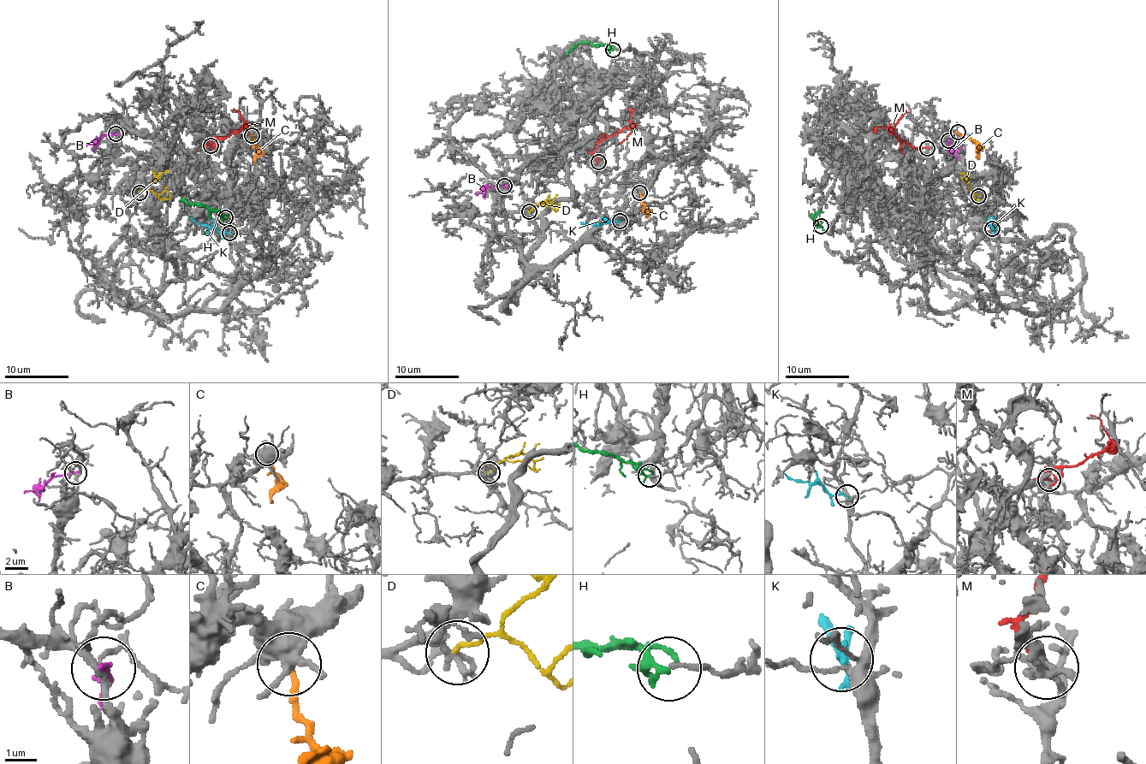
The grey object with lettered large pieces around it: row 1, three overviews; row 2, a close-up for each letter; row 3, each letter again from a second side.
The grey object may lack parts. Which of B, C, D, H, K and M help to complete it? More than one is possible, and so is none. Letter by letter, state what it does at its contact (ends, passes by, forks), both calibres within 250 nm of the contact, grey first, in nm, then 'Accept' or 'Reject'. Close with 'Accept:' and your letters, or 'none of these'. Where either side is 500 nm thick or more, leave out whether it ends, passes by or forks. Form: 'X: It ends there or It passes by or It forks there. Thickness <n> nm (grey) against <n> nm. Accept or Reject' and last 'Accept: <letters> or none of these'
B: It ends there. Thickness 180 nm (grey) against 200 nm. Reject
C: It ends there. Thickness 380 nm (grey) against 140 nm. Reject
D: It ends there. Thickness 220 nm (grey) against 120 nm. Reject
H: It ends there. Thickness 160 nm (grey) against 280 nm. Reject
K: It ends there. Thickness 280 nm (grey) against 180 nm. Reject
M: It ends there. Thickness 200 nm (grey) against 200 nm. Reject
Accept: none of these

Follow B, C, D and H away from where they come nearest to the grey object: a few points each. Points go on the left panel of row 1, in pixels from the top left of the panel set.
B: (115, 134), (103, 136), (94, 152)
C: (252, 134), (258, 147), (253, 163)
D: (139, 192), (149, 188), (157, 197), (167, 190), (169, 199)
H: (226, 218), (204, 206), (179, 200)

